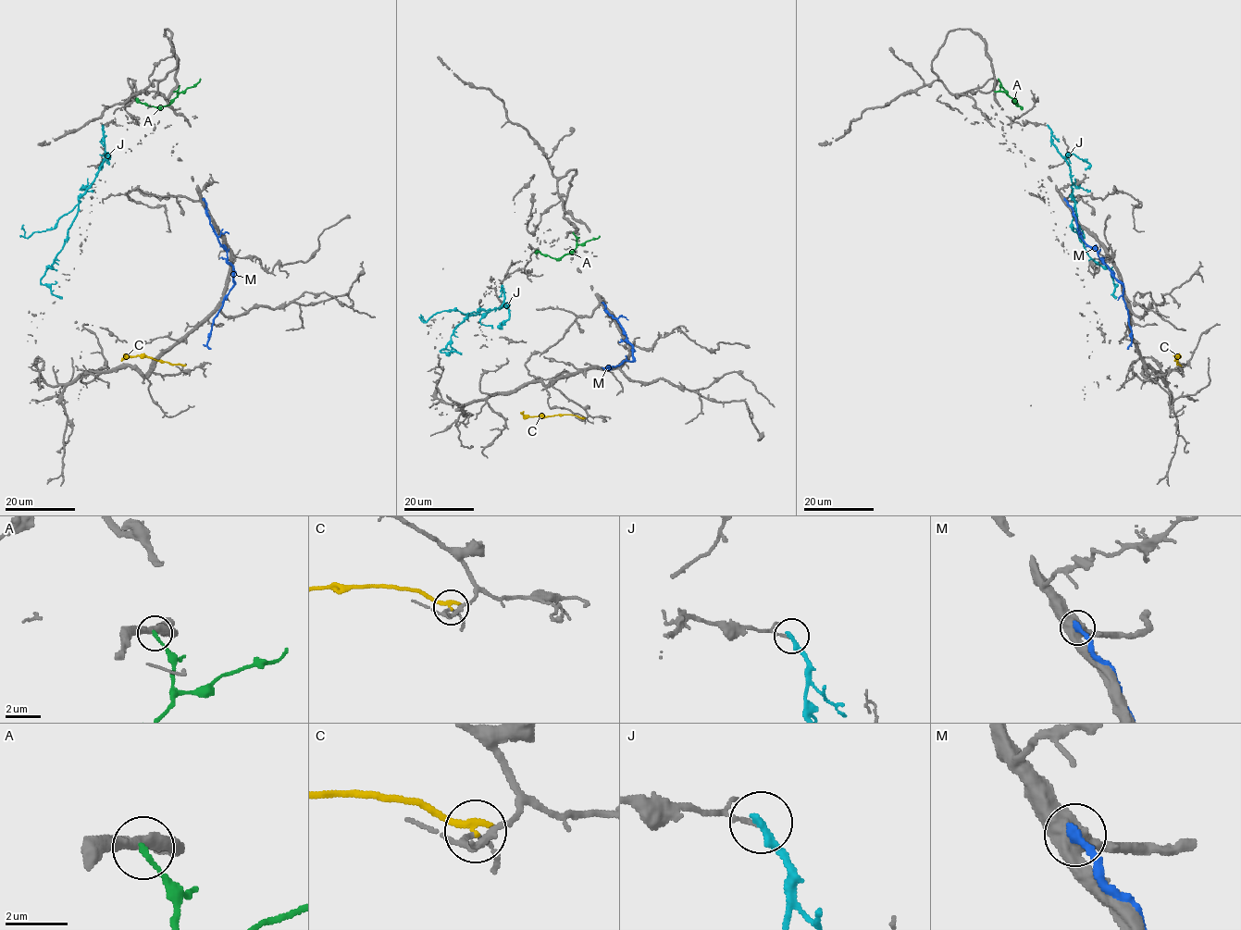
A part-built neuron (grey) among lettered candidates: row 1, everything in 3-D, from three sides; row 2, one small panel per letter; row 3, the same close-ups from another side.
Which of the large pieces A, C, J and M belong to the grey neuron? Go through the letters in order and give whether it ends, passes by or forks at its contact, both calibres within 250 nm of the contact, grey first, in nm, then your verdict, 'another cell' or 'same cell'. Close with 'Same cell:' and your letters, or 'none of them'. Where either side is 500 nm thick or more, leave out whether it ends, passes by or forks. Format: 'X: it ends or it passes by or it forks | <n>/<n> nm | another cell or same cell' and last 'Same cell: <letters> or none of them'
A: it ends | 440/190 nm | another cell
C: it ends | 140/280 nm | another cell
J: it ends | 140/320 nm | another cell
M: it ends | 480/360 nm | another cell
Same cell: none of them

